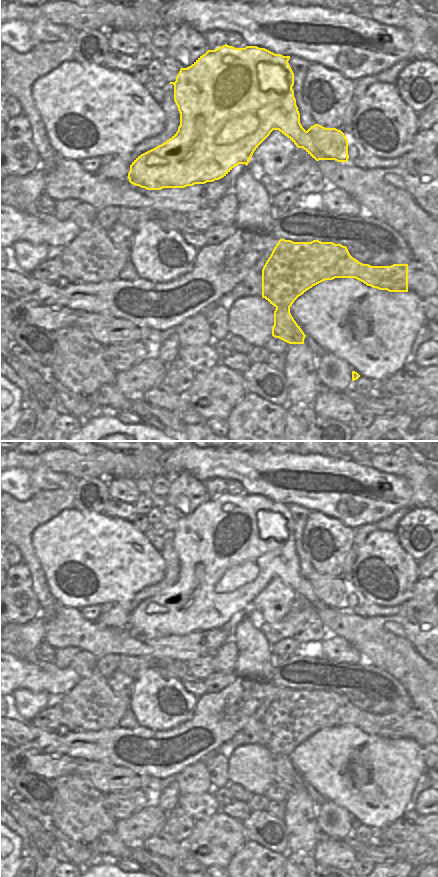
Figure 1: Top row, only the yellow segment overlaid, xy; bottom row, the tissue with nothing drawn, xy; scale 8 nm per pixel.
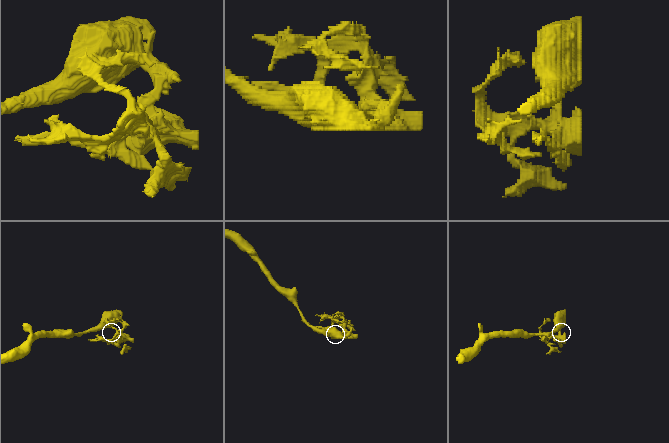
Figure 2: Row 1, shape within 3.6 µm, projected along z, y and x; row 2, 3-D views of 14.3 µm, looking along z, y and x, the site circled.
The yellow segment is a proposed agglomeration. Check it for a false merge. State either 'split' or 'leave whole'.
split

